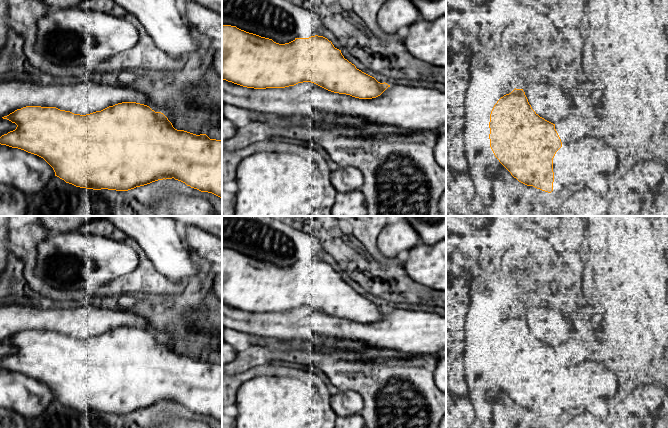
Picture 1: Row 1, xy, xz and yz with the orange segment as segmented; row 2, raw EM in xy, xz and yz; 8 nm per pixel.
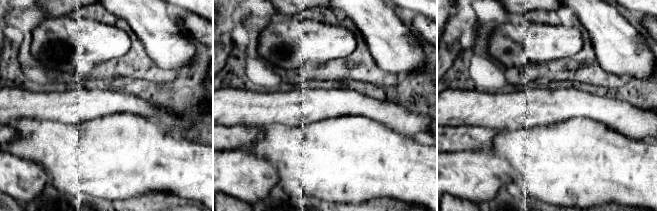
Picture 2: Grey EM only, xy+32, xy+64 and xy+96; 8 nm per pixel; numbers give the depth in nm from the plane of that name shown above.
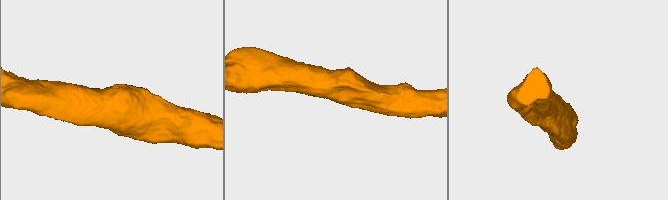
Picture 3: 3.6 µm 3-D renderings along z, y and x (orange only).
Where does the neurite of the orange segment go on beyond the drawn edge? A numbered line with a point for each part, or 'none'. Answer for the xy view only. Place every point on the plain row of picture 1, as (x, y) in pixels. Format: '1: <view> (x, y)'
1: xy (87, 319)

